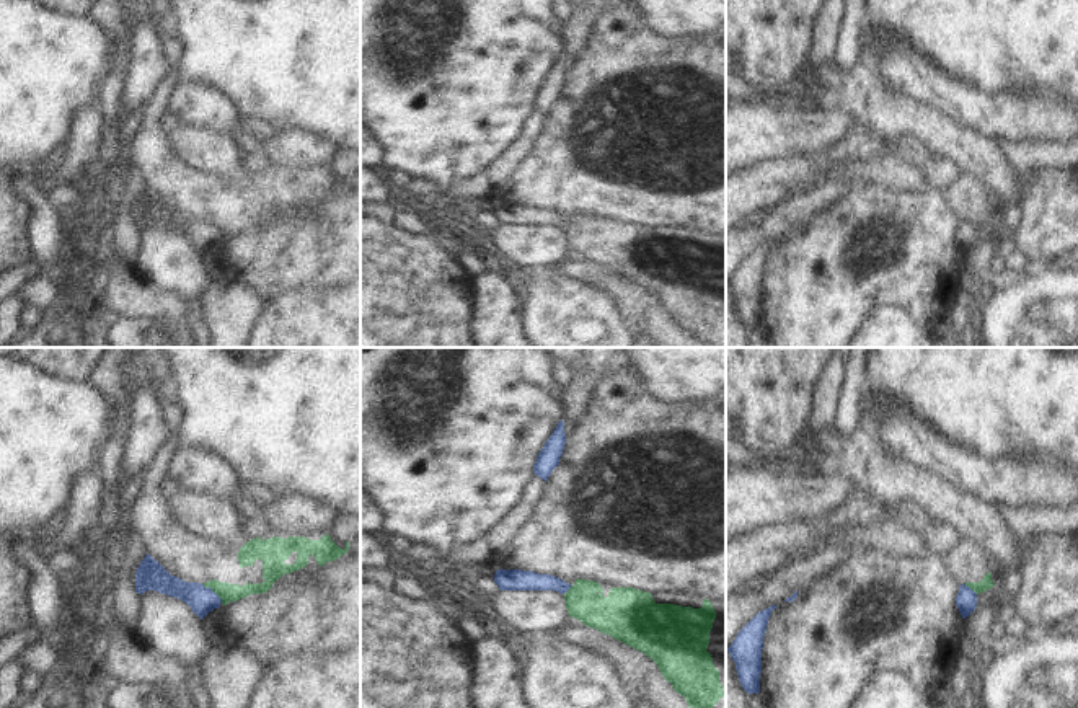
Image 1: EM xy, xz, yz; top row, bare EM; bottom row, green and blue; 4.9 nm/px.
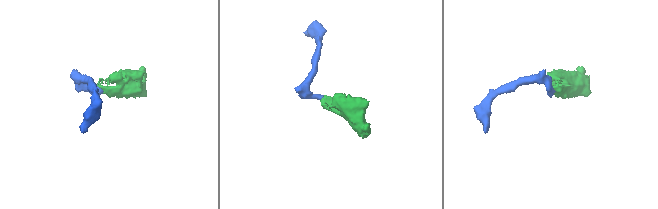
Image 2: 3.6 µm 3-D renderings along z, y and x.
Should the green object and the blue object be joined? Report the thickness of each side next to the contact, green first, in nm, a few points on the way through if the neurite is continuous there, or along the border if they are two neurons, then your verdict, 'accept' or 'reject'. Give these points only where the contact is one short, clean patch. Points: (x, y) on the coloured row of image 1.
100 nm thick on the green side, 130 nm on the other; border along xy (203, 584), (222, 602); reject

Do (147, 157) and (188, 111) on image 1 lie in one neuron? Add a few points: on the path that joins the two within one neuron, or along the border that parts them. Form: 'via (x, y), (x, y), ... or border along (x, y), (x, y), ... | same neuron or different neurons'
border along (176, 85), (167, 110) | different neurons

